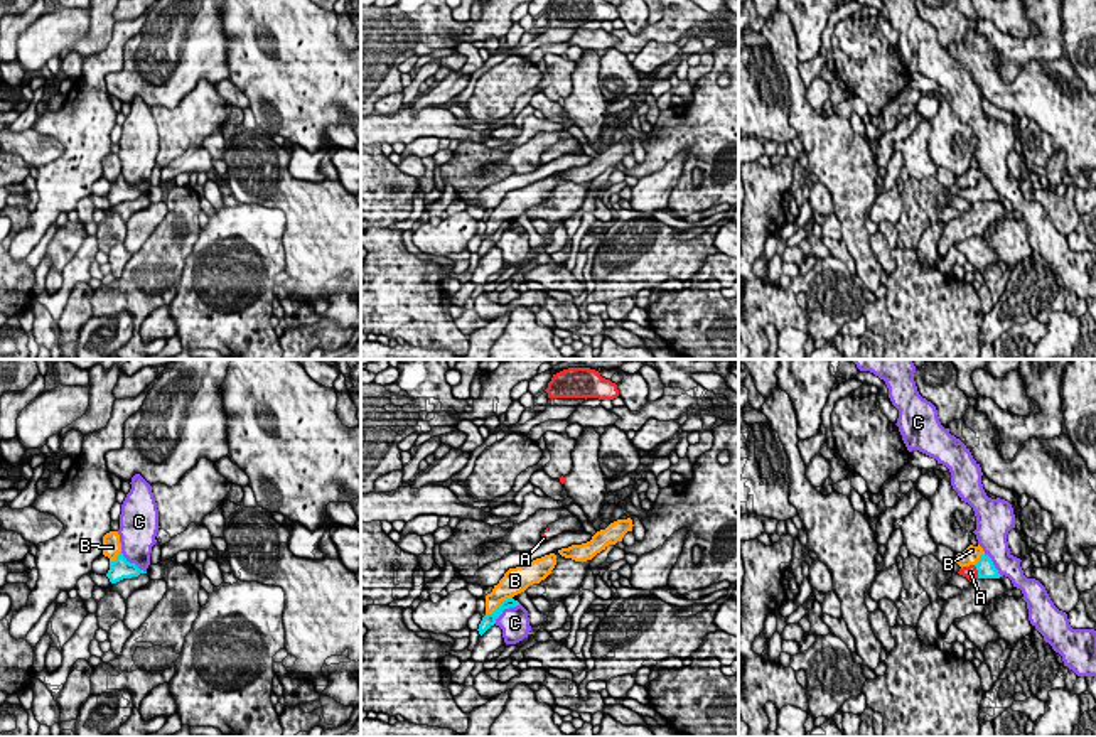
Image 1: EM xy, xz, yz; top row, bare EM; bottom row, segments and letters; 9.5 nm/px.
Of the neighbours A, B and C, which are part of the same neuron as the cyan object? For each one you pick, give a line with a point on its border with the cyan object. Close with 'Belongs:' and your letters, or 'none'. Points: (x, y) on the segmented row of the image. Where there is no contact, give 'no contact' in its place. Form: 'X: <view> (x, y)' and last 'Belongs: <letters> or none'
A: yz (978, 572)
Belongs: A

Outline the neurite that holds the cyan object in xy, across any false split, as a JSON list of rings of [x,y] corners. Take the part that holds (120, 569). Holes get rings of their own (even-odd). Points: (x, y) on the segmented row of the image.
[[[120,551],[115,562],[110,562],[110,570],[106,577],[111,584],[116,584],[123,578],[138,577],[140,573],[147,573],[140,570],[135,563],[130,563],[123,553]]]

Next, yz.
[[[981,555],[976,565],[963,567],[958,573],[966,577],[970,582],[975,582],[978,578],[1002,577],[988,555]]]

